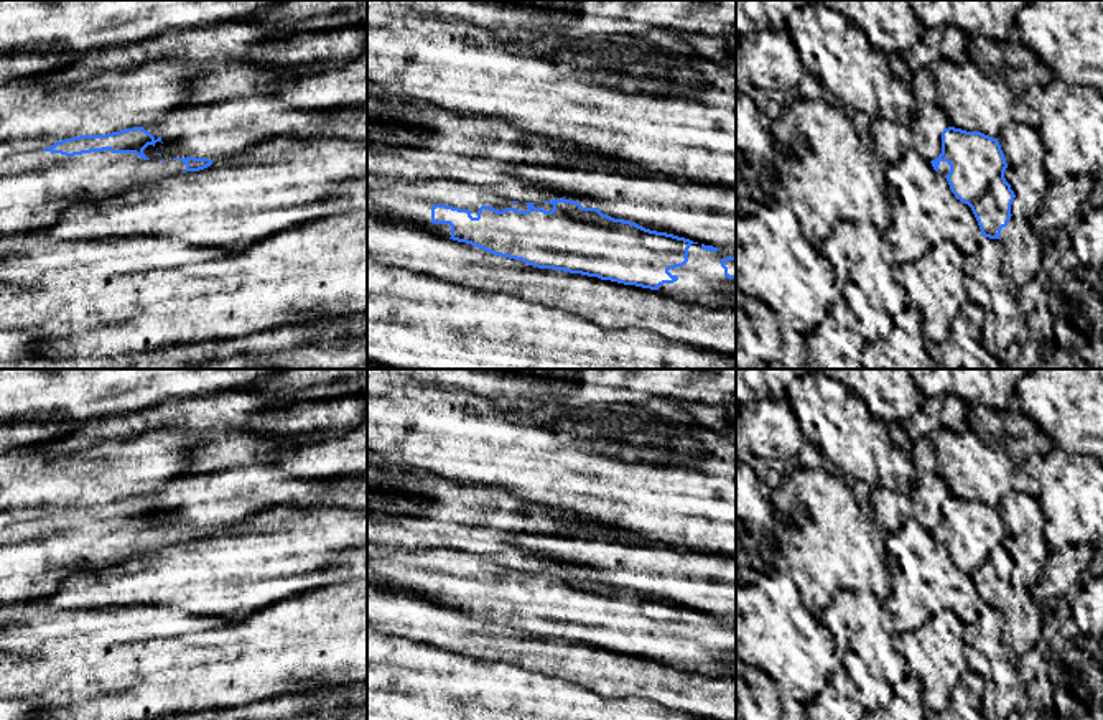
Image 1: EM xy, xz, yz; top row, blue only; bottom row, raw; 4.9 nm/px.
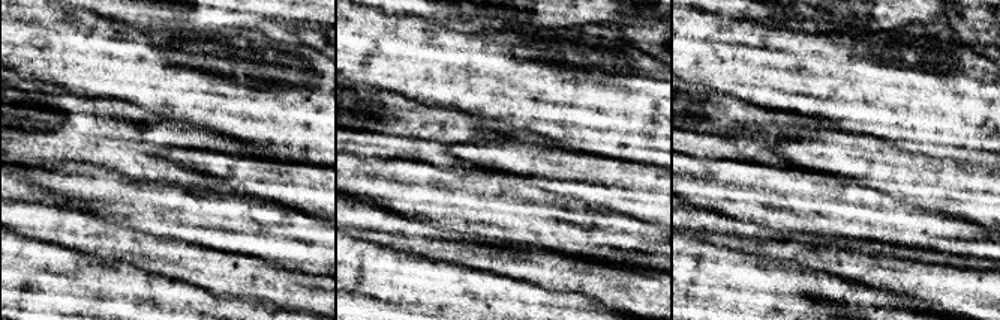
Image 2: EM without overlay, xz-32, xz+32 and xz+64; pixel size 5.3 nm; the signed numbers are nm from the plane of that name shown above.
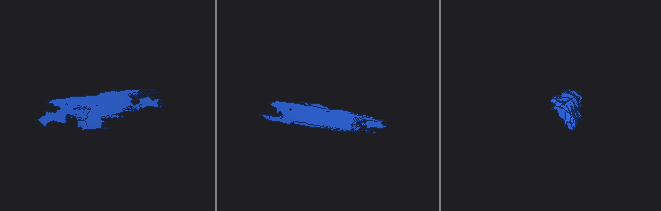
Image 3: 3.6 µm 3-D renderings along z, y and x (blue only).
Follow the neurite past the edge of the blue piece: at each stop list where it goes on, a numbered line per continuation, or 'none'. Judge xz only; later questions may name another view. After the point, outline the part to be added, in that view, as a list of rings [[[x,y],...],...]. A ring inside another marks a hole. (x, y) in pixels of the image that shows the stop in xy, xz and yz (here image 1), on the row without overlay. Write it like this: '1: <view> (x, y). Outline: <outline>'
1: xz (412, 570). Outline: [[[367,542],[367,565],[374,575],[405,588],[412,596],[448,608],[451,606],[451,595],[431,591],[435,573],[469,578],[472,587],[477,587],[481,575],[499,580],[507,577],[528,580],[525,572],[512,572],[489,559],[451,549],[395,550]]]
2: xz (702, 649). Outline: [[[691,613],[686,626],[688,631],[683,636],[668,639],[678,649],[660,654],[659,661],[682,671],[736,677],[736,648],[724,644],[718,619],[711,621],[701,613]]]

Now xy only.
1: xy (35, 557). Outline: [[[110,519],[66,526],[51,521],[31,521],[0,529],[0,610],[20,601],[40,601],[81,570],[100,570],[133,557],[186,540],[181,529],[143,529],[135,522]]]

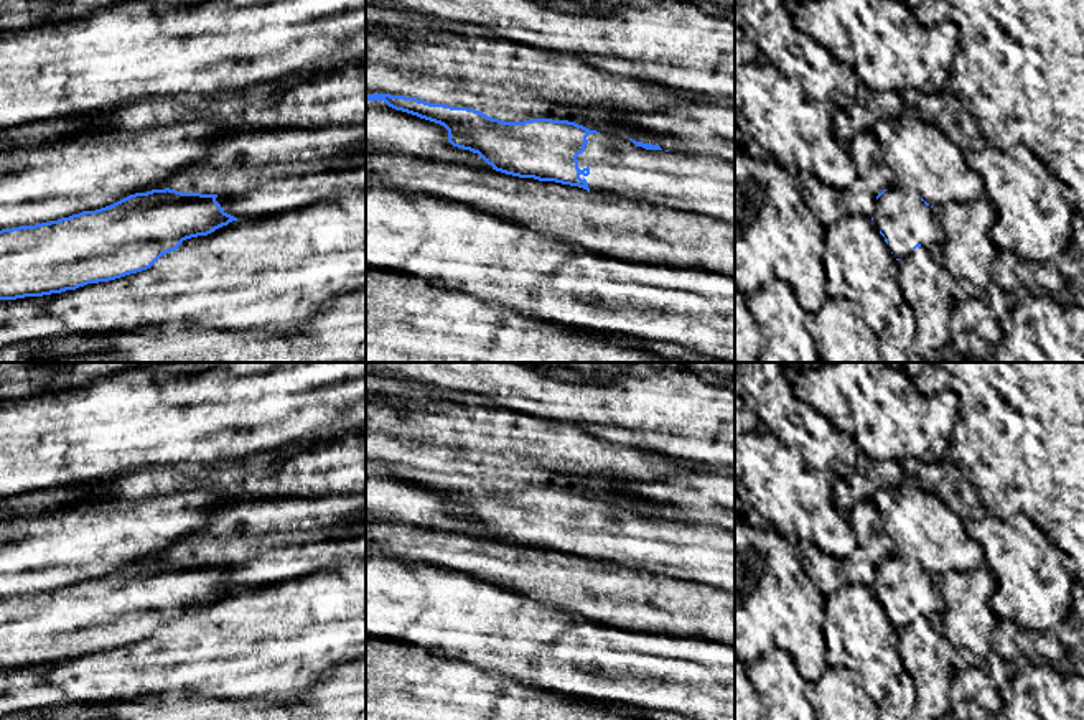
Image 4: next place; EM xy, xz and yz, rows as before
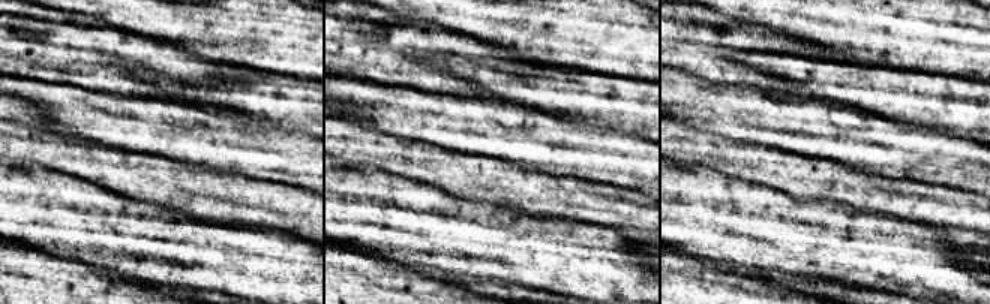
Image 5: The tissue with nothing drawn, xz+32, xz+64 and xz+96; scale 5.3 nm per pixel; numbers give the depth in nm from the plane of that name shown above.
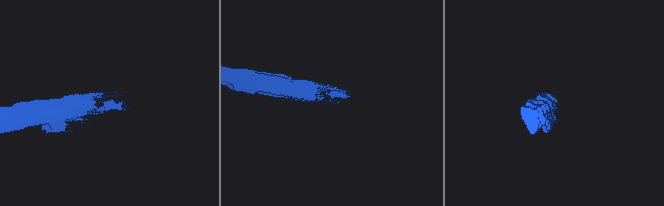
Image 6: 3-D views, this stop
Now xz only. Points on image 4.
1: xz (702, 552). Outline: [[[588,503],[585,521],[577,526],[578,537],[590,537],[586,549],[590,563],[614,565],[666,575],[722,588],[735,595],[735,532],[715,522],[646,519],[629,507],[606,503]]]

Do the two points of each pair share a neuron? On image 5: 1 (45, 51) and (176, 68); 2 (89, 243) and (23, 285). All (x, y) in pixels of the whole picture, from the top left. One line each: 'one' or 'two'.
1: one
2: two

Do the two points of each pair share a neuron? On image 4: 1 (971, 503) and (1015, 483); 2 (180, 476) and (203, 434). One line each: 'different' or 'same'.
1: different
2: different

